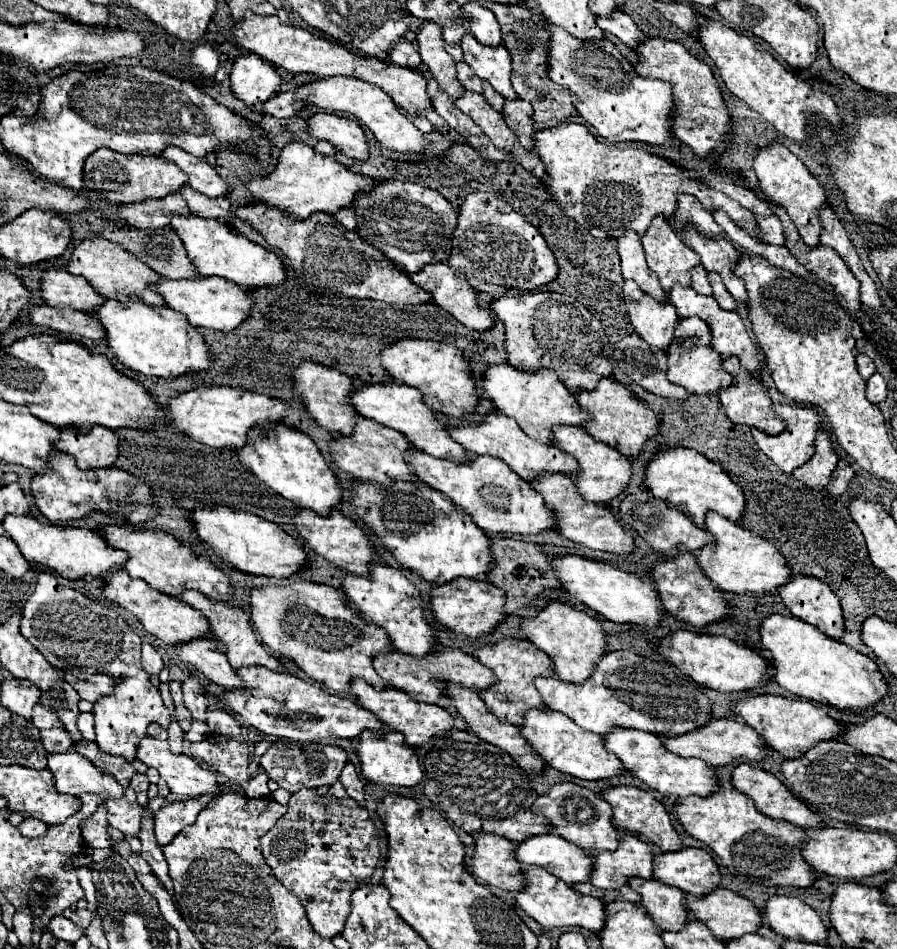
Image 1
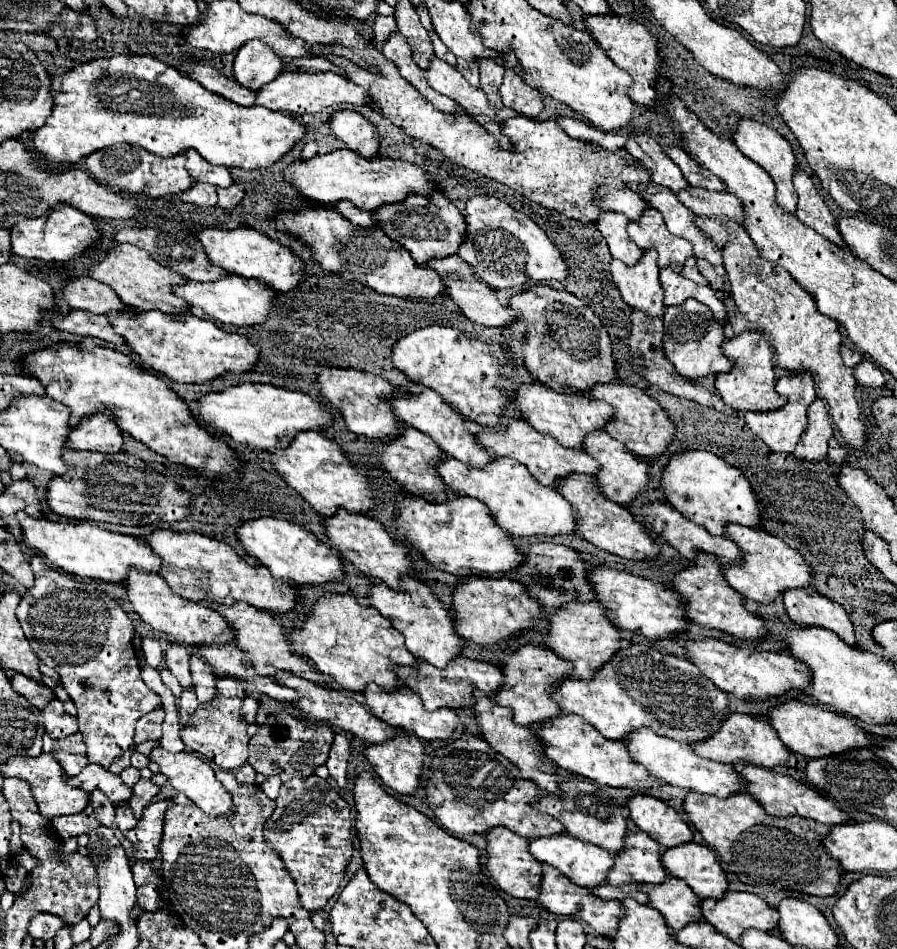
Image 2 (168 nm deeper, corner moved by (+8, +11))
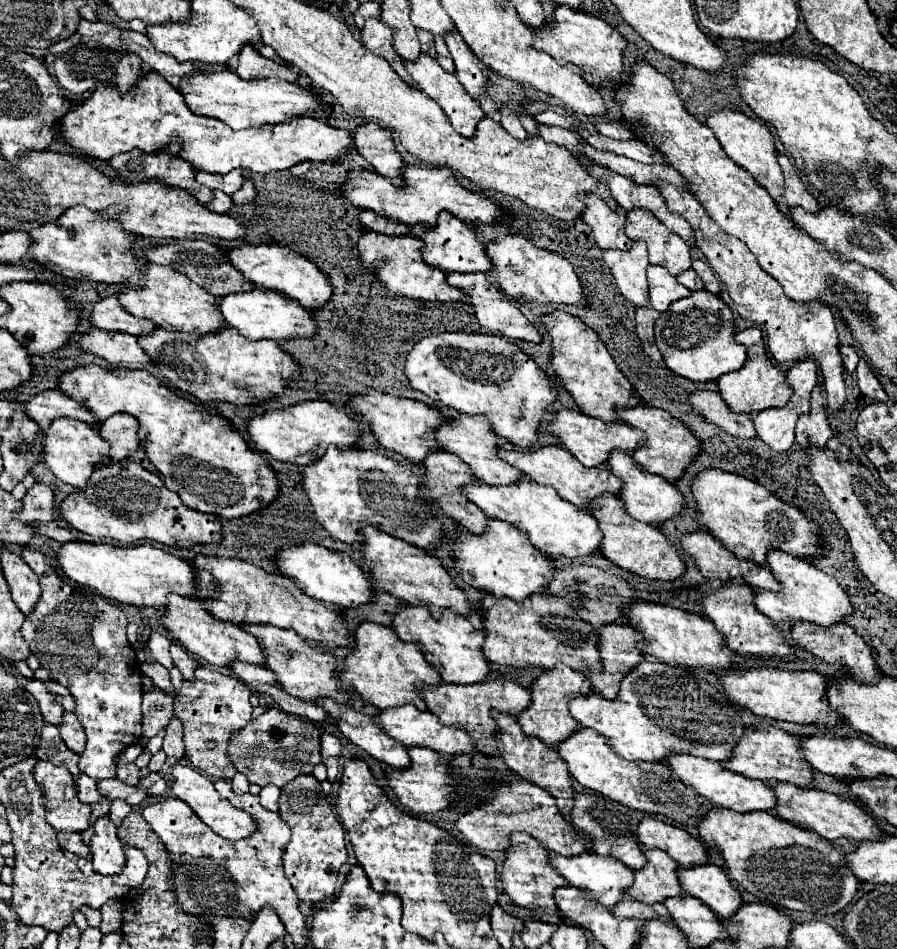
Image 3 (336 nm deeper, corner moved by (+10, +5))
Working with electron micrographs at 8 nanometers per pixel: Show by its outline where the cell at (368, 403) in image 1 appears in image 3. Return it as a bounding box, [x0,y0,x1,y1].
[436,415,522,485]

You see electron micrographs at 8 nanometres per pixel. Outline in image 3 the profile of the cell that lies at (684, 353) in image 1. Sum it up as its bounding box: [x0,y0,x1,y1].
[656,291,746,381]

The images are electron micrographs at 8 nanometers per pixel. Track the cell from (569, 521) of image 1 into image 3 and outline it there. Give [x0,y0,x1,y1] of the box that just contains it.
[588,493,686,581]

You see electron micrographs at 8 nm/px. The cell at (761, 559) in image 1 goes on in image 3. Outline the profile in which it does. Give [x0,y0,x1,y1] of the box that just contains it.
[754,551,854,629]

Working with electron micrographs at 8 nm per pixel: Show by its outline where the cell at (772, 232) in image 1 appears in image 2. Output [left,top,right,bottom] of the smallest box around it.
[678,187,746,225]

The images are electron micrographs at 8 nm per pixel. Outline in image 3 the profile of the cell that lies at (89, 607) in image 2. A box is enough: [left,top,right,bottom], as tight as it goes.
[22,549,142,779]

